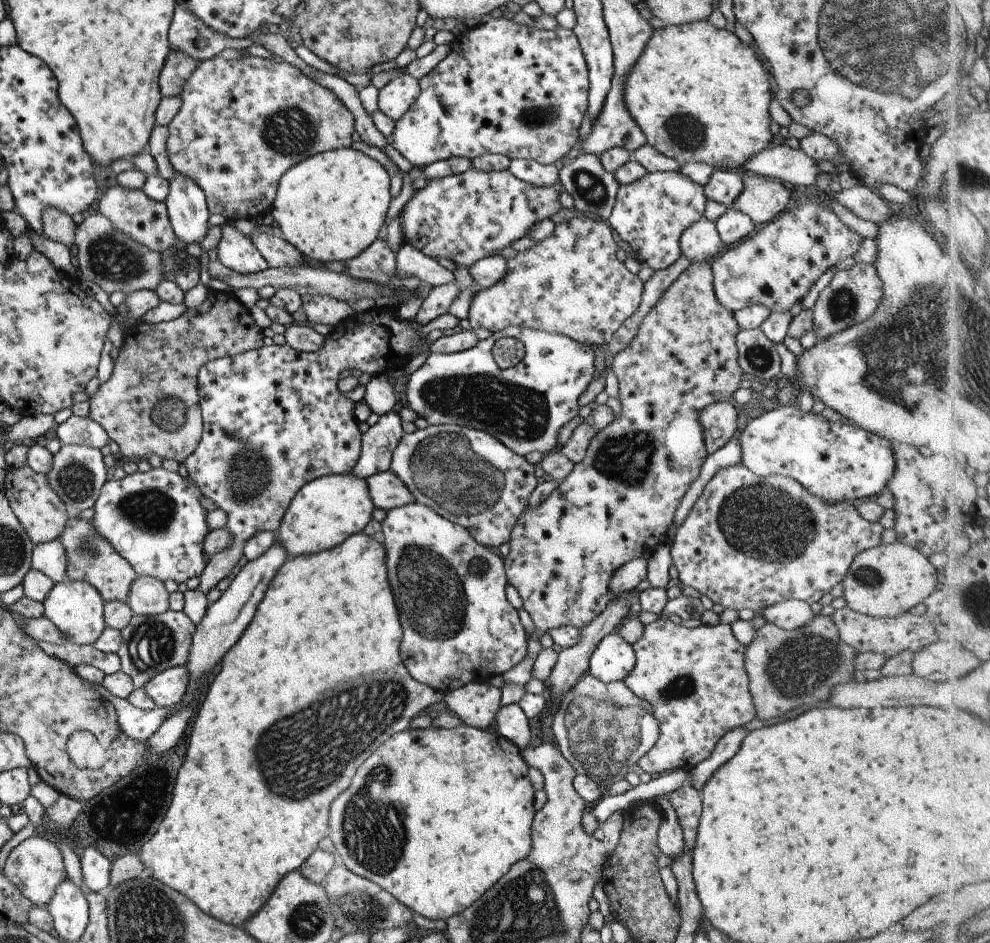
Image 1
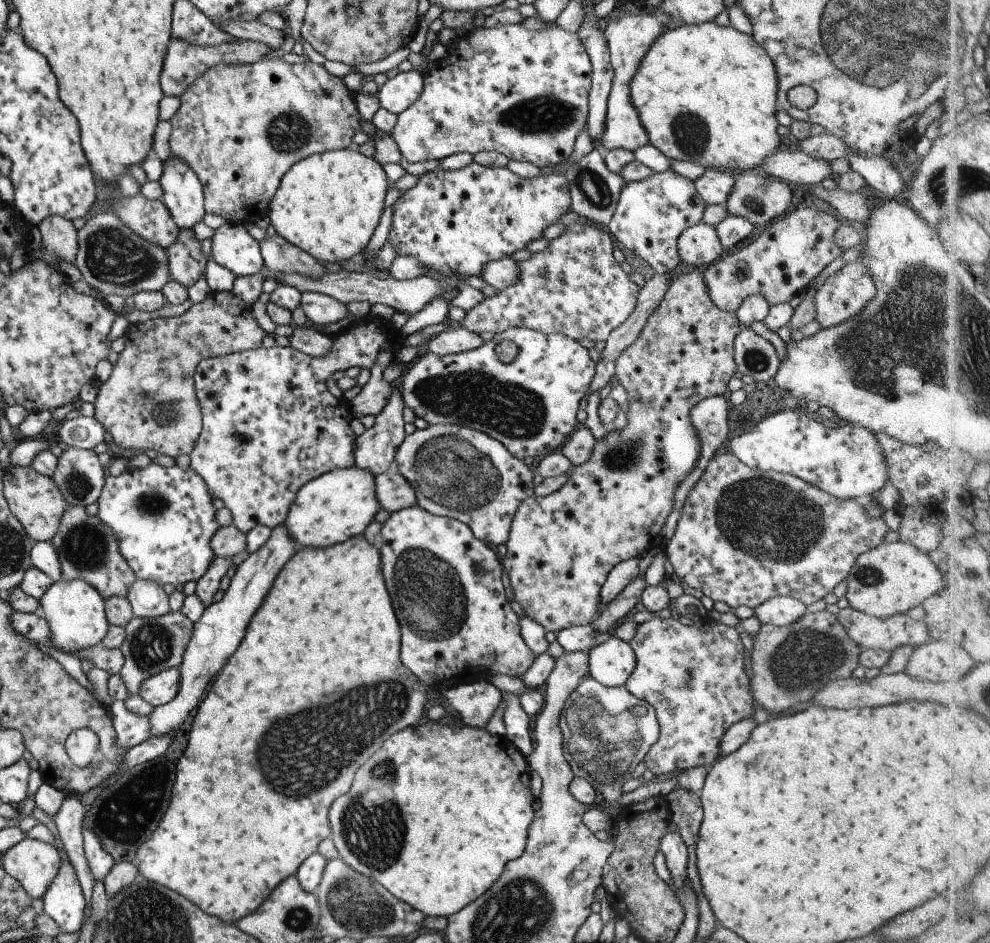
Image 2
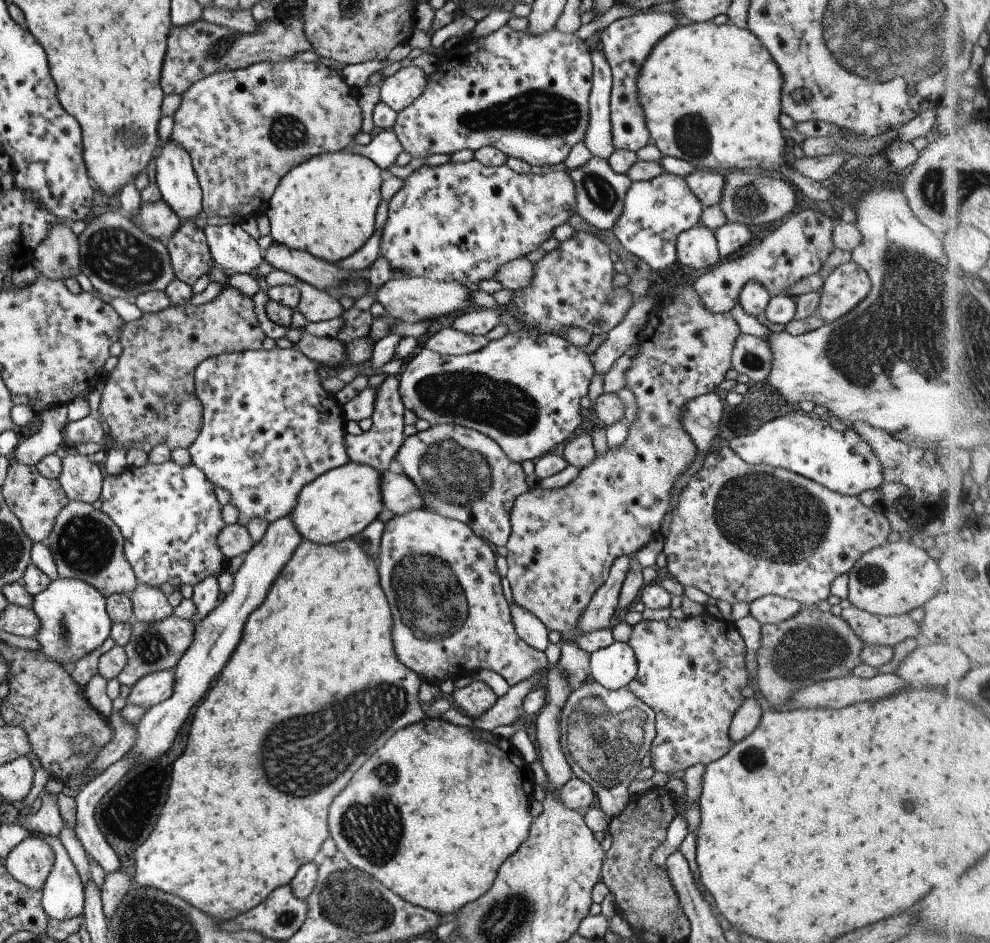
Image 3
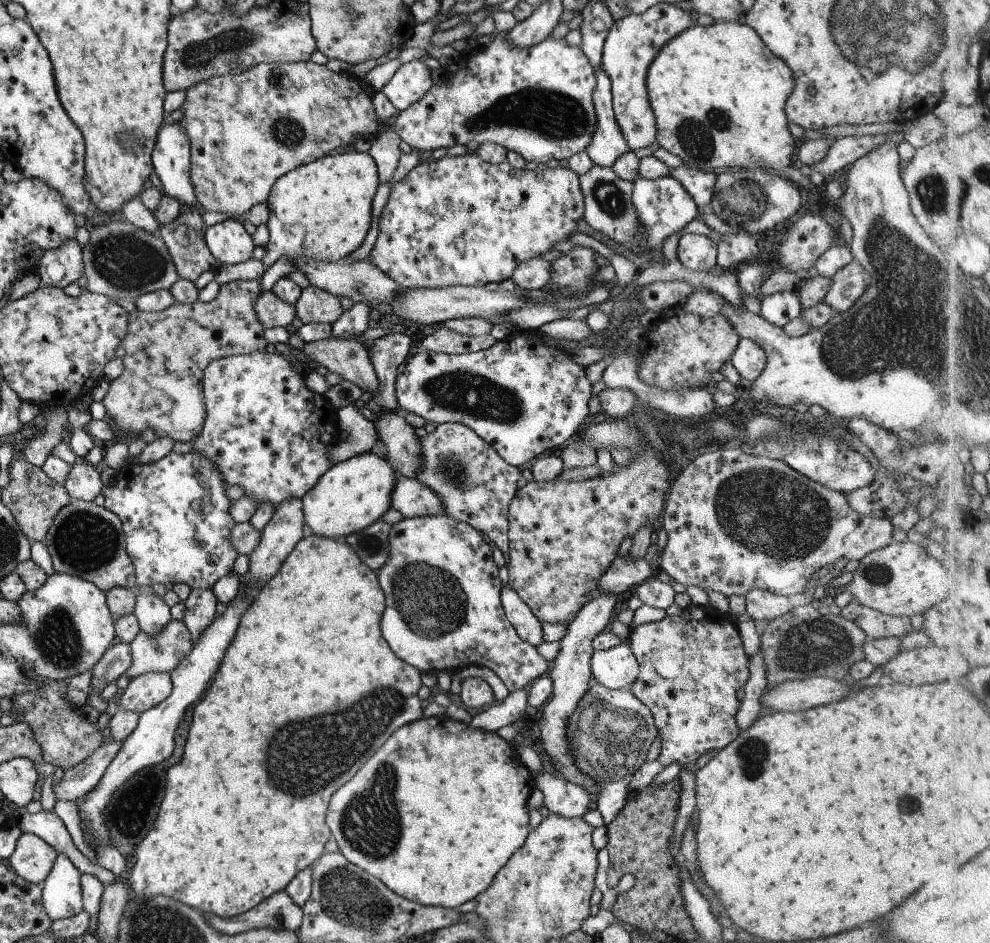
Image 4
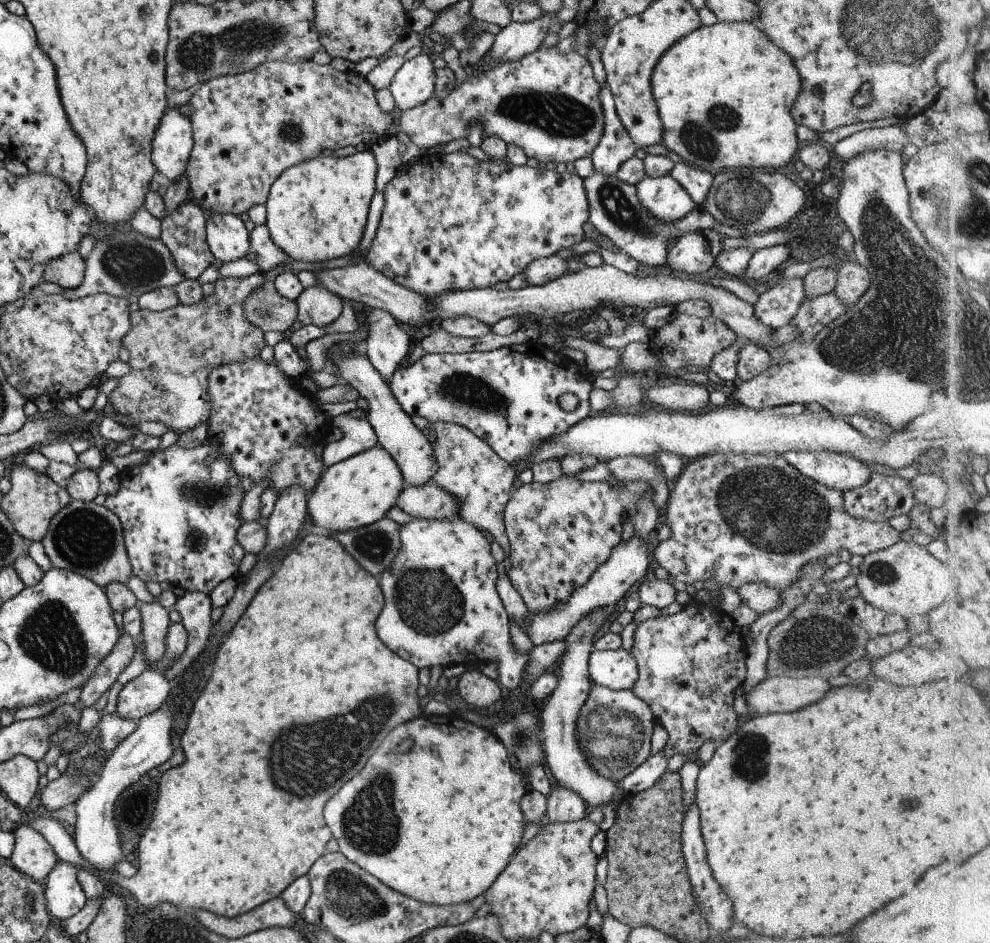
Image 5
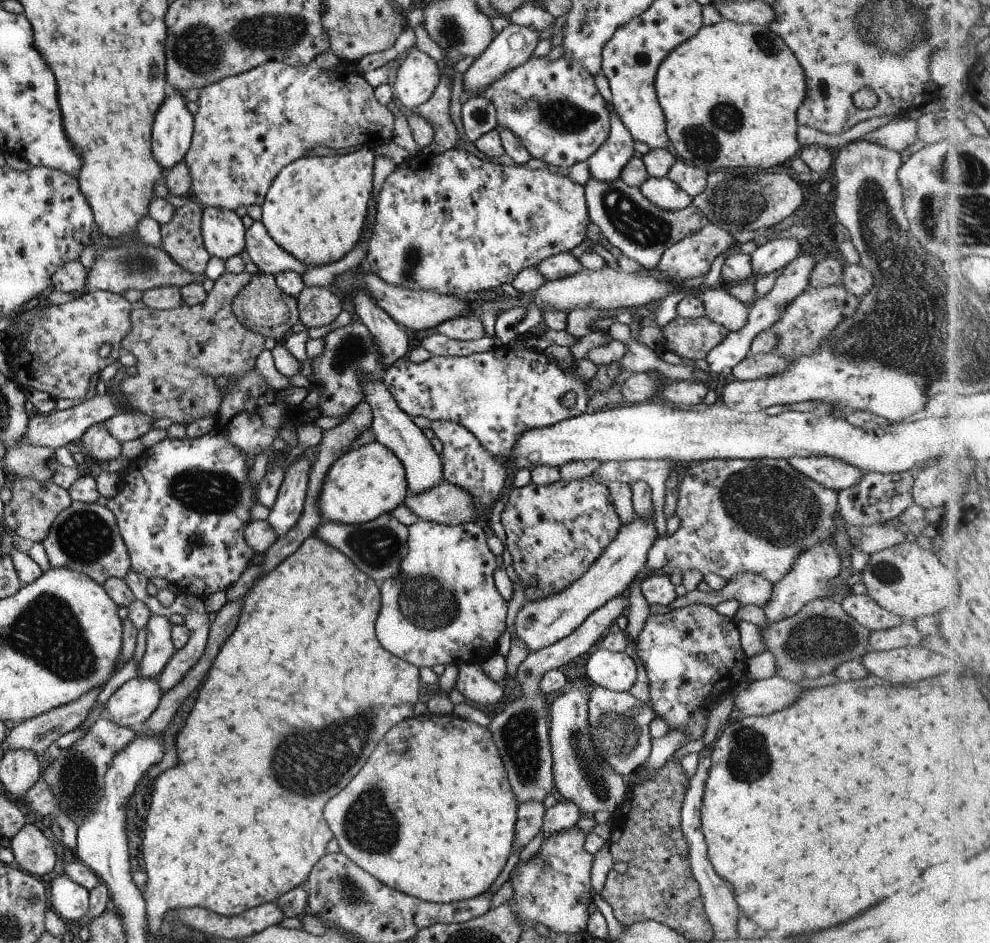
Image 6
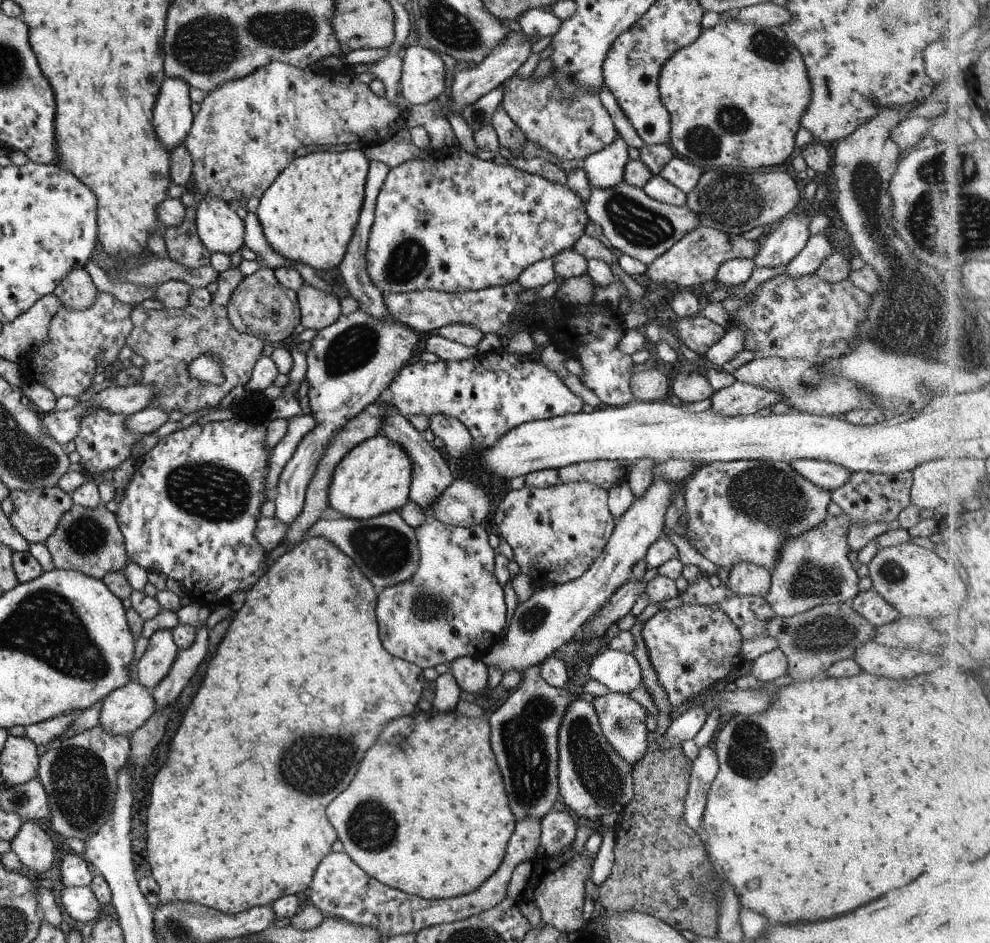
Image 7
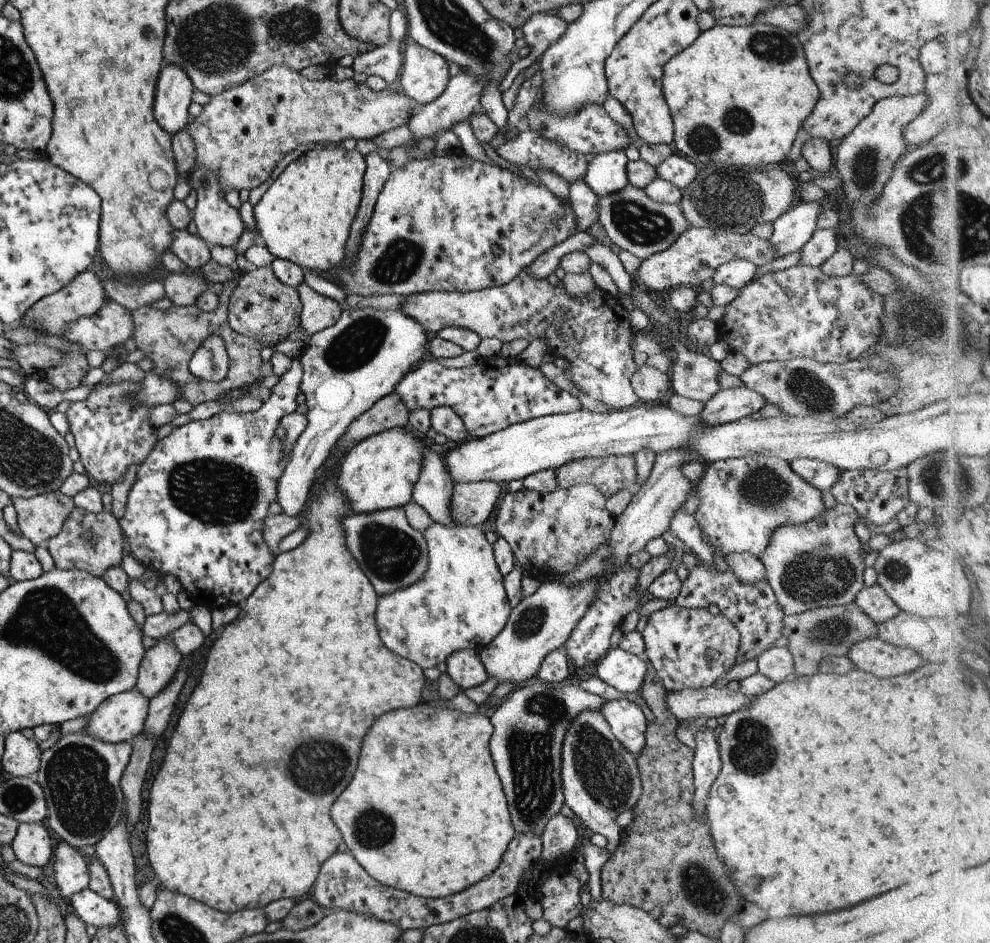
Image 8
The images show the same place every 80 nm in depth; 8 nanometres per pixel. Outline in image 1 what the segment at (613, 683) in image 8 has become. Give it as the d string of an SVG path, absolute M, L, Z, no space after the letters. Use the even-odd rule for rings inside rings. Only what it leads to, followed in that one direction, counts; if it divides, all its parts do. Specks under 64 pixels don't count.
M619 633L606 634L588 656L588 673L605 684L622 681L634 667L631 645Z

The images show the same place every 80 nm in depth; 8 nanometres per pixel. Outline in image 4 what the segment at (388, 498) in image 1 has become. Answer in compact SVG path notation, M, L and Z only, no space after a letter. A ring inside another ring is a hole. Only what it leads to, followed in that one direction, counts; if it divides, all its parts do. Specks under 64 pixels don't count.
M399 476L395 478L391 496L390 507L399 512L404 518L428 515L445 515L441 500L423 484L415 479Z

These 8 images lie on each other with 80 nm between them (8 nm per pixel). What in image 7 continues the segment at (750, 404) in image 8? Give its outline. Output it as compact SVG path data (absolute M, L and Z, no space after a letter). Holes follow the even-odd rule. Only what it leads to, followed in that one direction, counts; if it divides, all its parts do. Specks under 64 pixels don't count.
M740 381L729 384L714 392L711 398L711 412L719 412L725 416L754 414L761 408L786 401L787 396L771 392L761 386L752 386Z

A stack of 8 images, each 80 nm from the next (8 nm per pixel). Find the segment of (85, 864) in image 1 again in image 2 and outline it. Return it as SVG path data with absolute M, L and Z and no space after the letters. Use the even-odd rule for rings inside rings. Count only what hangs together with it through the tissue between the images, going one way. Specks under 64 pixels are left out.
M81 822L82 843L84 855L95 881L103 880L103 877L110 871L115 864L113 858L101 848L99 837L87 825Z

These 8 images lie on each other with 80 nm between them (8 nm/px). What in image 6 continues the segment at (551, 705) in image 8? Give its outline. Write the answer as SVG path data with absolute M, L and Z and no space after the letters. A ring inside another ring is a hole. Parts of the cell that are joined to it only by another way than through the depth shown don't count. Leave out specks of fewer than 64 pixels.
M627 591L621 596L615 596L595 610L586 620L566 638L545 646L535 652L529 651L527 657L519 666L515 680L519 682L521 694L516 700L509 702L502 712L491 718L488 730L491 734L499 758L504 763L504 770L507 772L507 779L511 792L515 792L515 802L517 807L523 802L542 802L543 798L553 790L553 778L551 776L551 756L549 756L549 742L547 742L547 732L549 732L549 721L547 718L547 698L539 690L539 680L543 678L545 672L554 670L562 664L571 662L575 657L585 655L585 653L606 634L609 626L615 622L617 616L623 612L627 606Z

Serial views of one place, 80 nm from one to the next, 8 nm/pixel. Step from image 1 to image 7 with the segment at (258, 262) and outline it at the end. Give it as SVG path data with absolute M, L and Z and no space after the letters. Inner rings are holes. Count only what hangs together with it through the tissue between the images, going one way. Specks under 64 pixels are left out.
M203 196L195 209L195 229L209 254L233 255L243 248L244 223L223 200Z

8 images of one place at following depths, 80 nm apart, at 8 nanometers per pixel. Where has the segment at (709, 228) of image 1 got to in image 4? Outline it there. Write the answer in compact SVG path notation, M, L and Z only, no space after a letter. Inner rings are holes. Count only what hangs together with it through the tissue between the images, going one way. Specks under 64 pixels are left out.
M685 234L677 241L675 256L688 270L711 272L716 265L716 244L703 234Z

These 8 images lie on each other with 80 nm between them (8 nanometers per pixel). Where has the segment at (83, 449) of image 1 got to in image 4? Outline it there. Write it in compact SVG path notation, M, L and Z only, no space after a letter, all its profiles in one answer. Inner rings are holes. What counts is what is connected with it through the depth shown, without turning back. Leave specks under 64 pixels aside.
M78 459L69 468L69 474L63 482L69 500L93 501L101 493L100 468Z

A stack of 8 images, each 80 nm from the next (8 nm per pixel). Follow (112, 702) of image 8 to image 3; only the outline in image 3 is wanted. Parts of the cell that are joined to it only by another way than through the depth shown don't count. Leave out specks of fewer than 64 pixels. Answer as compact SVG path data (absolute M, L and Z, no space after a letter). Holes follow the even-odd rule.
M161 671L153 672L143 676L139 681L131 686L131 690L126 690L126 704L135 704L141 708L150 709L151 706L167 700L173 692L173 672Z

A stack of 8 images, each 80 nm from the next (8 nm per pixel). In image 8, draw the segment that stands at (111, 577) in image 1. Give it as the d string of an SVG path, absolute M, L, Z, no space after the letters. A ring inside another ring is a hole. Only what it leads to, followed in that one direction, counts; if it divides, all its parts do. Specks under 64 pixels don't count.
M74 507L67 519L63 520L57 535L49 538L44 546L57 569L77 569L100 577L106 568L120 565L121 558L125 555L122 536L118 520L110 512L92 514L83 508Z

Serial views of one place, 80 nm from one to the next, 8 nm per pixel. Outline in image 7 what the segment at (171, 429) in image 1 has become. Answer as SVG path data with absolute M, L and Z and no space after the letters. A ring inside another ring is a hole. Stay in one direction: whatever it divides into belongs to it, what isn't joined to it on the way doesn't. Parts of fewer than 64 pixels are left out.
M230 267L219 273L216 291L211 294L207 308L193 308L189 304L173 310L145 310L141 306L132 308L132 330L125 338L125 345L145 361L140 368L141 377L137 385L149 384L155 392L147 408L161 408L165 414L177 410L185 416L201 409L217 407L232 388L244 387L249 382L253 366L262 356L264 344L251 334L235 330L227 320L227 304L231 295L239 289L243 278L238 268ZM201 354L211 354L215 360L221 362L221 374L224 376L221 385L200 382L187 372L189 364Z

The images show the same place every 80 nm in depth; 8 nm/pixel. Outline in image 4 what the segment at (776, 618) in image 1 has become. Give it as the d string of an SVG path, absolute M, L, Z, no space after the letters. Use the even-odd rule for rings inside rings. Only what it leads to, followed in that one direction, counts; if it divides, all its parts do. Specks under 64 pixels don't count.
M749 590L745 594L745 609L755 624L767 623L785 616L792 606L786 597L765 590Z

